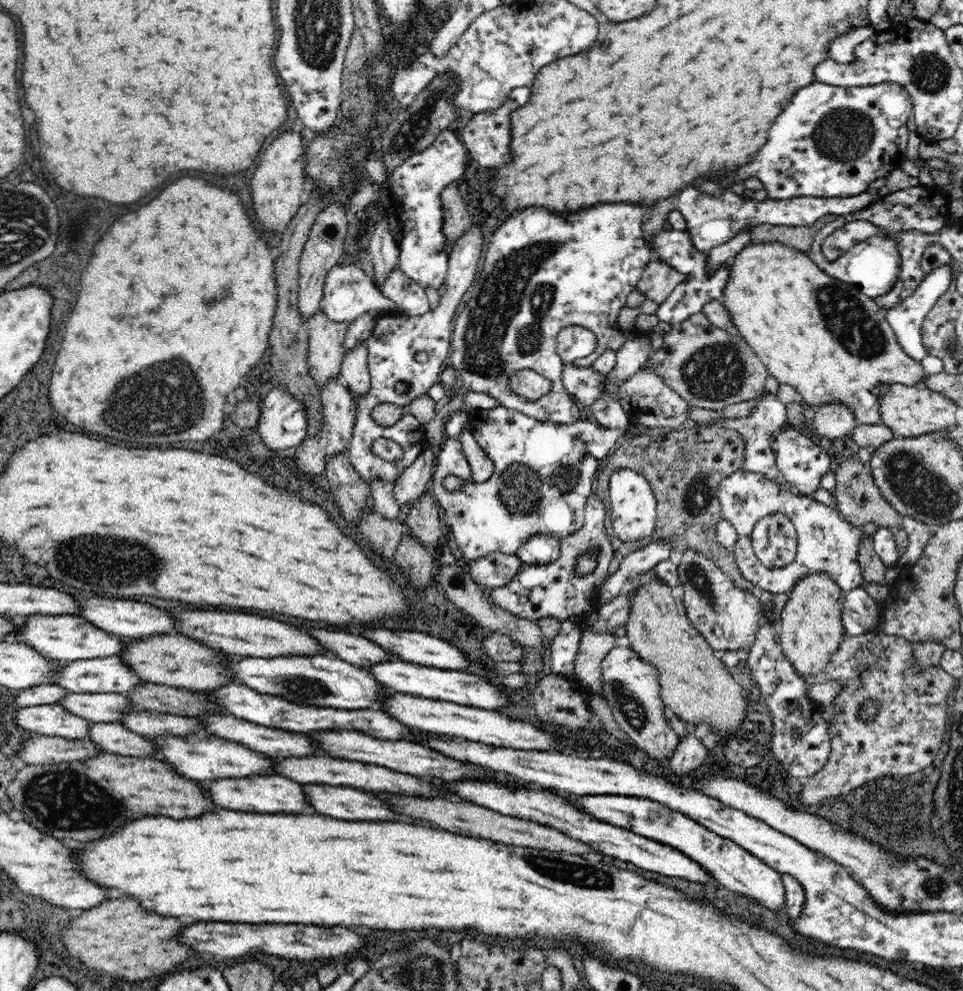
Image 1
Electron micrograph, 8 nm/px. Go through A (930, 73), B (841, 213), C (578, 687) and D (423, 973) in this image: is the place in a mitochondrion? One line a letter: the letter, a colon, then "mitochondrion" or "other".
A: mitochondrion
B: other
C: other
D: mitochondrion

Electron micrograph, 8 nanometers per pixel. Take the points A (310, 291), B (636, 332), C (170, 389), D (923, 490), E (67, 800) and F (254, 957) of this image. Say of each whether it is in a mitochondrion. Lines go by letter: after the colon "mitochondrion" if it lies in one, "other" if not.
A: other
B: other
C: mitochondrion
D: mitochondrion
E: mitochondrion
F: other

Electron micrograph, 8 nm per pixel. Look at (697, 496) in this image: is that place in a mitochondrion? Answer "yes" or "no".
yes

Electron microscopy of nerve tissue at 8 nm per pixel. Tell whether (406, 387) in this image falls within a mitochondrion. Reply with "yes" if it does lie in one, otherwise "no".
no

